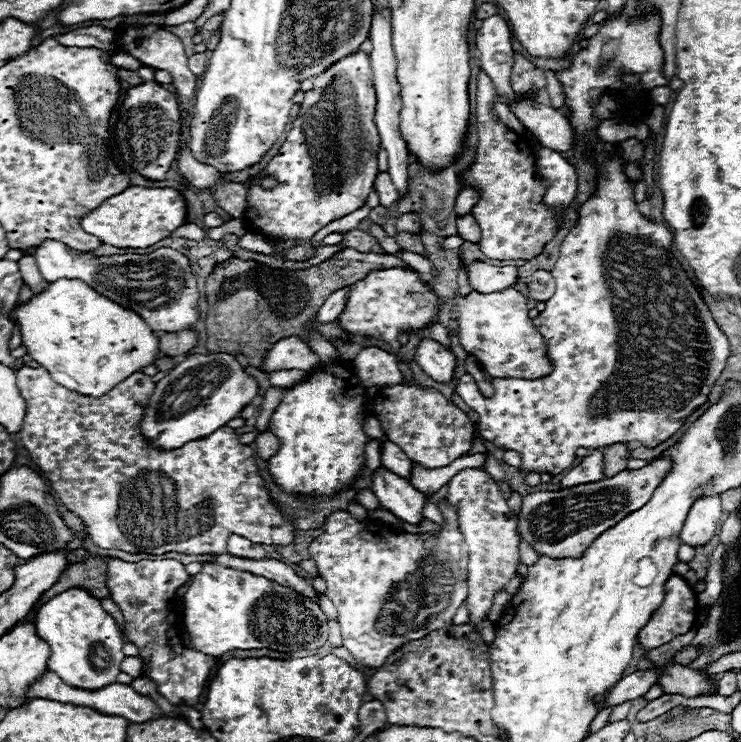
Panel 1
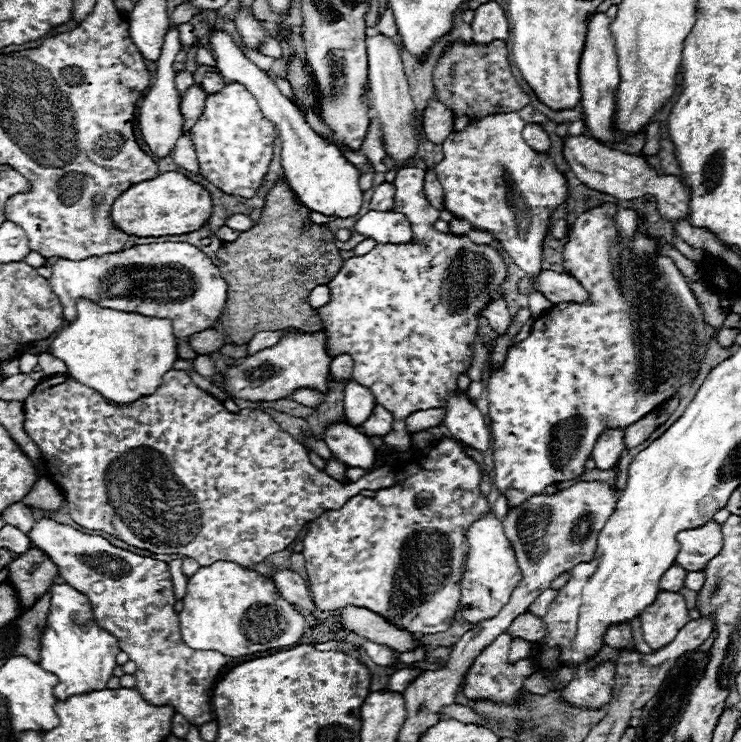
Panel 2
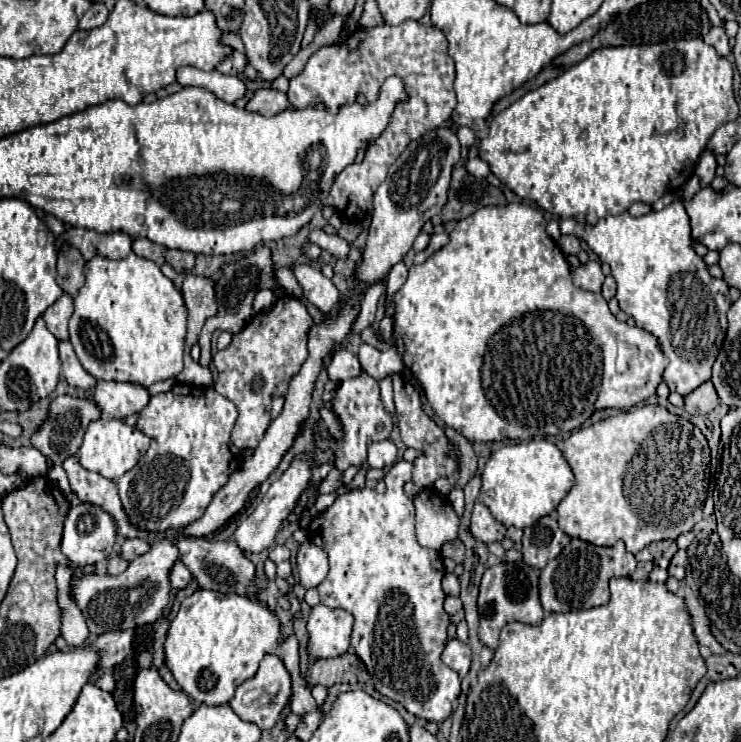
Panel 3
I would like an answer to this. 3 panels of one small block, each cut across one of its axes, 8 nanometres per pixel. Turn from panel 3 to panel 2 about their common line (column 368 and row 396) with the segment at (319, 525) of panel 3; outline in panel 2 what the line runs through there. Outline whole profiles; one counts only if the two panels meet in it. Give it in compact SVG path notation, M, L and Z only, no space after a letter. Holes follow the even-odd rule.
M604 202L600 206L594 206L592 210L582 212L568 232L568 242L564 244L562 258L564 258L562 266L566 274L574 276L584 286L584 290L588 290L588 300L582 304L562 302L562 304L556 304L558 308L554 306L552 310L548 310L548 314L542 314L542 318L534 322L530 336L522 342L516 342L508 350L504 364L498 370L494 370L488 378L488 400L490 400L488 416L490 416L492 436L494 436L494 446L492 446L494 448L494 484L502 490L502 494L508 496L510 508L522 504L526 498L534 494L542 494L548 484L558 484L564 480L578 478L586 470L584 464L590 458L590 452L604 430L608 428L624 430L632 422L638 422L640 418L644 418L644 414L650 414L654 408L670 400L682 386L688 386L688 380L696 378L698 366L704 360L706 350L708 350L710 326L704 320L704 310L700 308L694 292L690 290L682 272L676 268L674 260L668 256L660 256L656 238L640 230L640 216L632 208L622 208L622 206Z

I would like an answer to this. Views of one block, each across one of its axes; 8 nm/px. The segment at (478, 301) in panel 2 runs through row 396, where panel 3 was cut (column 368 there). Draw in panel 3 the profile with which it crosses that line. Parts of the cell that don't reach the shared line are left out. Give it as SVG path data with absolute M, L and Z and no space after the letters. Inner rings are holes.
M366 372L338 384L336 394L334 394L334 414L338 416L338 420L342 424L344 438L342 438L342 442L336 442L336 440L320 442L320 446L330 448L336 454L334 464L336 464L338 470L346 470L350 466L358 466L358 464L366 462L368 444L386 440L392 432L392 416L384 410L384 406L380 402L378 382L372 376L368 376Z

